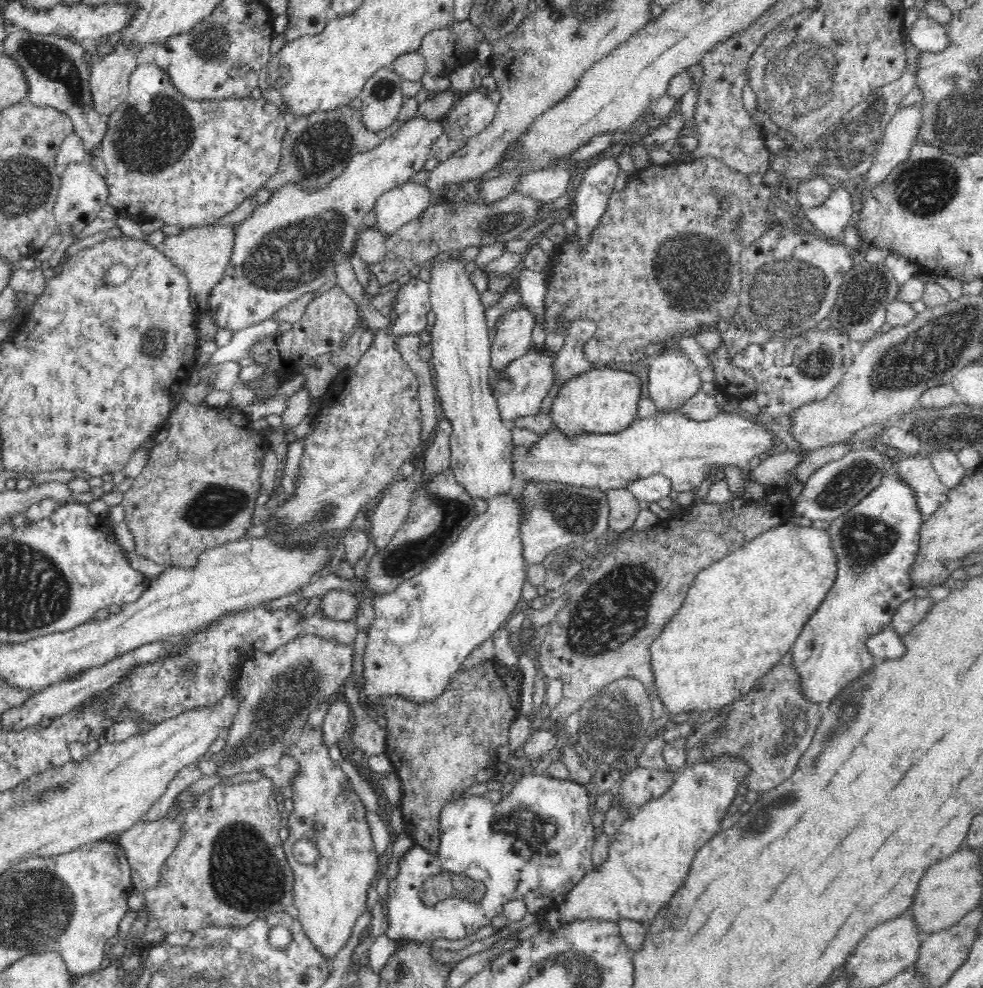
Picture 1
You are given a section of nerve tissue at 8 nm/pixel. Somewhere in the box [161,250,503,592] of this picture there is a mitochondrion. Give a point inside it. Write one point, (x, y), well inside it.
(400, 561)

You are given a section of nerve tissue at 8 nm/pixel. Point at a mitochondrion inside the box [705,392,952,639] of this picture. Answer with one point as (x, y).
(864, 540)

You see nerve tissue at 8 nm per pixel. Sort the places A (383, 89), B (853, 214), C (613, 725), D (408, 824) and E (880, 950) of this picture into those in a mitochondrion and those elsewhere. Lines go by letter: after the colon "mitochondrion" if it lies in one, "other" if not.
A: mitochondrion
B: other
C: mitochondrion
D: other
E: other

